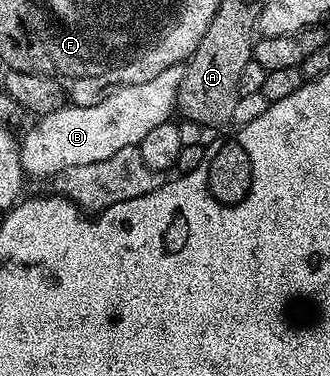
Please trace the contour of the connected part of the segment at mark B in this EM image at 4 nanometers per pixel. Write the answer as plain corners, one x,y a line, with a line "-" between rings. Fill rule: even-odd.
174,65
167,71
161,71
161,75
154,79
111,89
107,97
93,107
77,107
68,103
62,109
42,114
36,120
39,122
19,141
24,174
28,178
50,179
57,171
65,171
65,167
101,163
101,159
109,159
109,155
117,155
117,151
125,147
138,147
153,127
172,120
183,75
184,70

